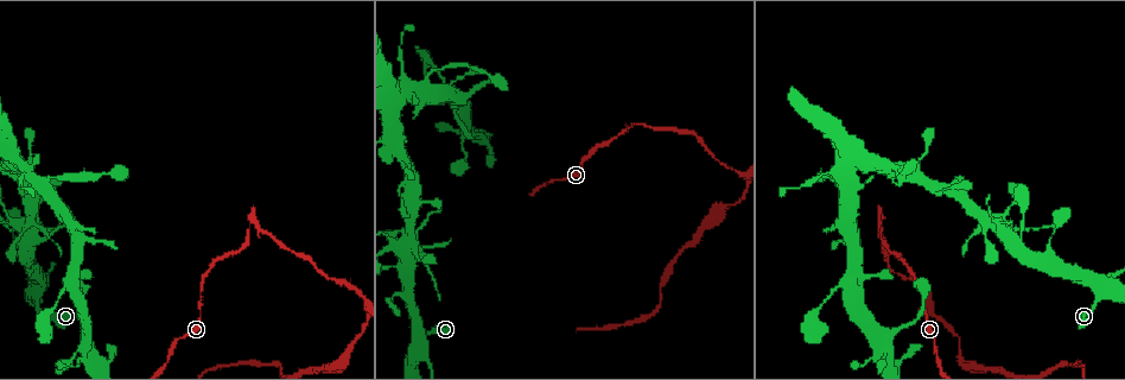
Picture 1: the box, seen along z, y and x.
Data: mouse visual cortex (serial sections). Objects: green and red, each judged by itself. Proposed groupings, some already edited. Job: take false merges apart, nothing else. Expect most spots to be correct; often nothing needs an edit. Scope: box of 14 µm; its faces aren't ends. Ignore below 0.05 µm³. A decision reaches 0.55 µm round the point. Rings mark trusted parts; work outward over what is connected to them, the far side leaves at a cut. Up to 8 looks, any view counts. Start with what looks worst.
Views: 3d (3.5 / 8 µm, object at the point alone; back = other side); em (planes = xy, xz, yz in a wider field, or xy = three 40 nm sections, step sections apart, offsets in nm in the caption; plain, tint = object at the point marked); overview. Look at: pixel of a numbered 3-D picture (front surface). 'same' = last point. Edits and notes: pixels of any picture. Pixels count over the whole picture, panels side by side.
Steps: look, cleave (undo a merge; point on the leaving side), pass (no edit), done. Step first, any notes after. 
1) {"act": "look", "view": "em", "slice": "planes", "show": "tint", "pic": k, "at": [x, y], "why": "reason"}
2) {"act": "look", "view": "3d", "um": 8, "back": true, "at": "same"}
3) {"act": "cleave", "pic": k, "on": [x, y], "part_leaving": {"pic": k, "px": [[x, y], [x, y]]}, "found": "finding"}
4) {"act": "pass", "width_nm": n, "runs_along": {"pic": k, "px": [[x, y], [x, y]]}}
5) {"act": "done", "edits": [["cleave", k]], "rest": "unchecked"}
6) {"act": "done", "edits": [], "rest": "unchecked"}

{"act": "look", "view": "3d", "um": 8, "pic": 1, "at": [882, 220], "why": "sharp bend"}

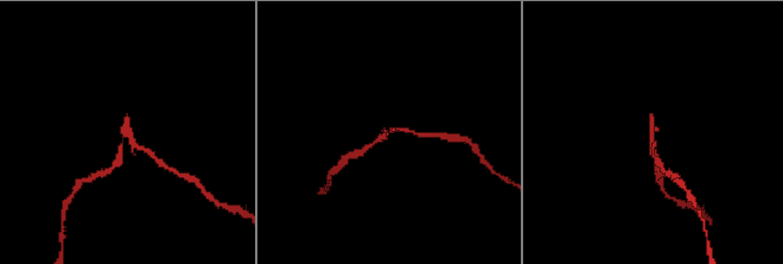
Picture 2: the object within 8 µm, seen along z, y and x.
{"act": "look", "view": "em", "slice": "xy", "step": 5, "show": "tint", "pic": 2, "at": [126, 134]}

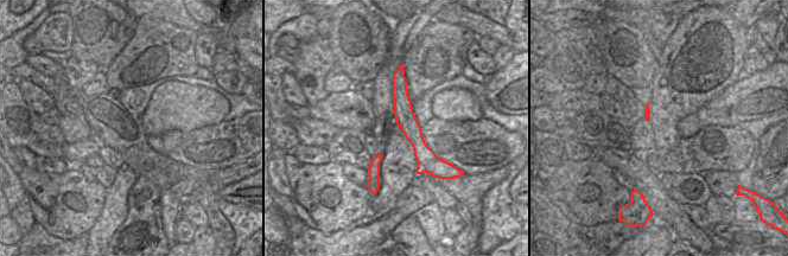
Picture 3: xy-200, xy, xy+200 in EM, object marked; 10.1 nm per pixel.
{"act": "cleave", "pic": 2, "on": [146, 150], "part_leaving": {"pic": 2, "px": [[127, 132], [138, 146], [164, 165]]}, "found": "two cells meet here"}

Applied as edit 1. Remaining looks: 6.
{"act": "look", "view": "3d", "um": 3.5, "pic": 1, "at": [1101, 295], "why": "abrupt turn"}

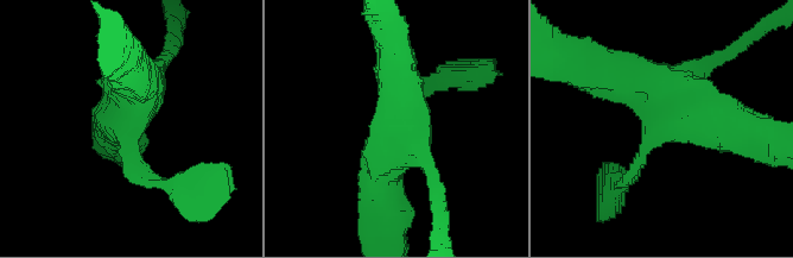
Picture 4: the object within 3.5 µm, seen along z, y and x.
{"act": "look", "view": "em", "slice": "xy", "step": 3, "show": "tint", "pic": 4, "at": [130, 122], "arms": 4, "arm_widths_nm": [200, 300, 500, 600], "why": "shape alone is not enough"}

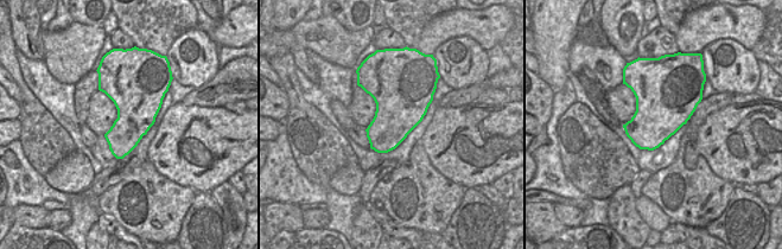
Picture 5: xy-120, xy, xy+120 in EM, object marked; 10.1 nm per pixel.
{"act": "pass", "width_nm": 550, "runs_along": {"pic": 4, "px": [[145, 183], [127, 143], [134, 74]]}, "found": "one cell here"}

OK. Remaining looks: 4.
{"act": "look", "view": "3d", "um": 3.5, "pic": 1, "at": [408, 234], "why": "thin arm on a thick one"}

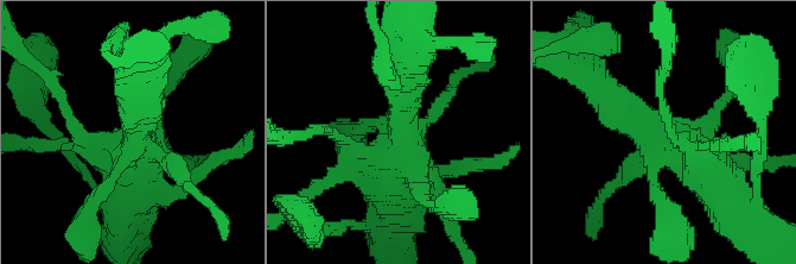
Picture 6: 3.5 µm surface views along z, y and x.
{"act": "look", "view": "em", "slice": "xy", "step": 2, "show": "tint", "pic": 6, "at": [126, 153]}

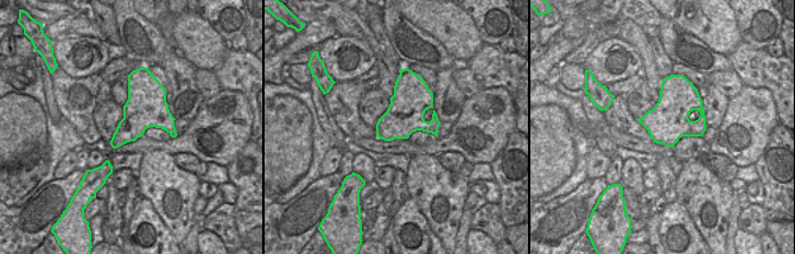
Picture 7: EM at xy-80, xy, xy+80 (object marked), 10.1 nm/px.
{"act": "pass", "runs_along": {"pic": 6, "px": [[736, 205], [677, 136], [613, 106]]}, "found": "continuous, no second cell"}

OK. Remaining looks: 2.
{"act": "done", "edits": [["cleave", 2]], "rest": "unchecked"}

